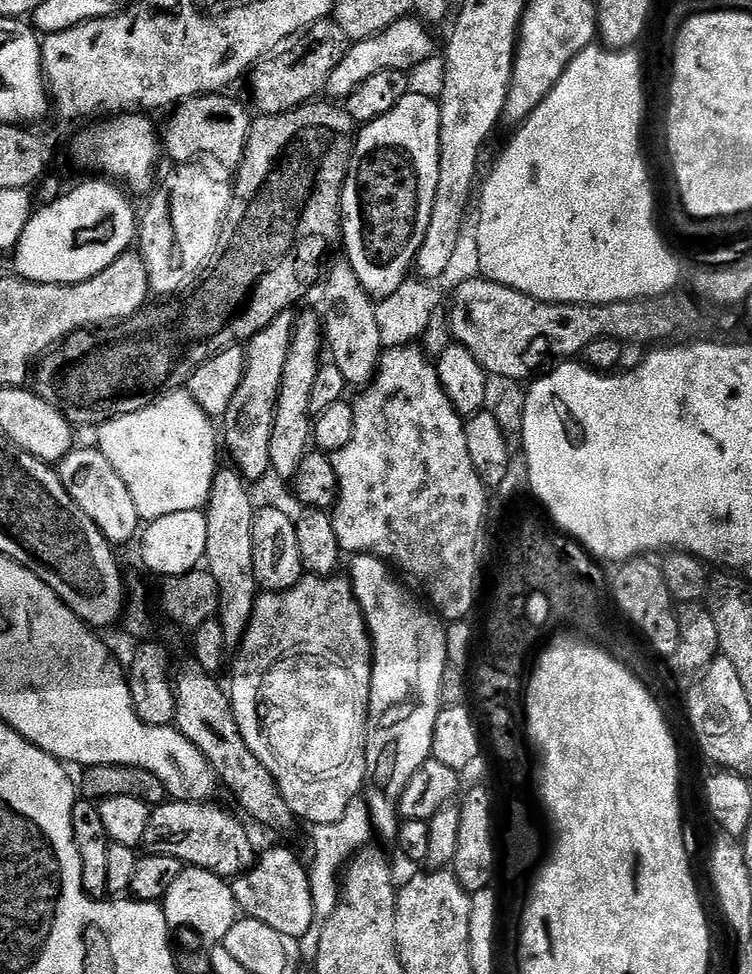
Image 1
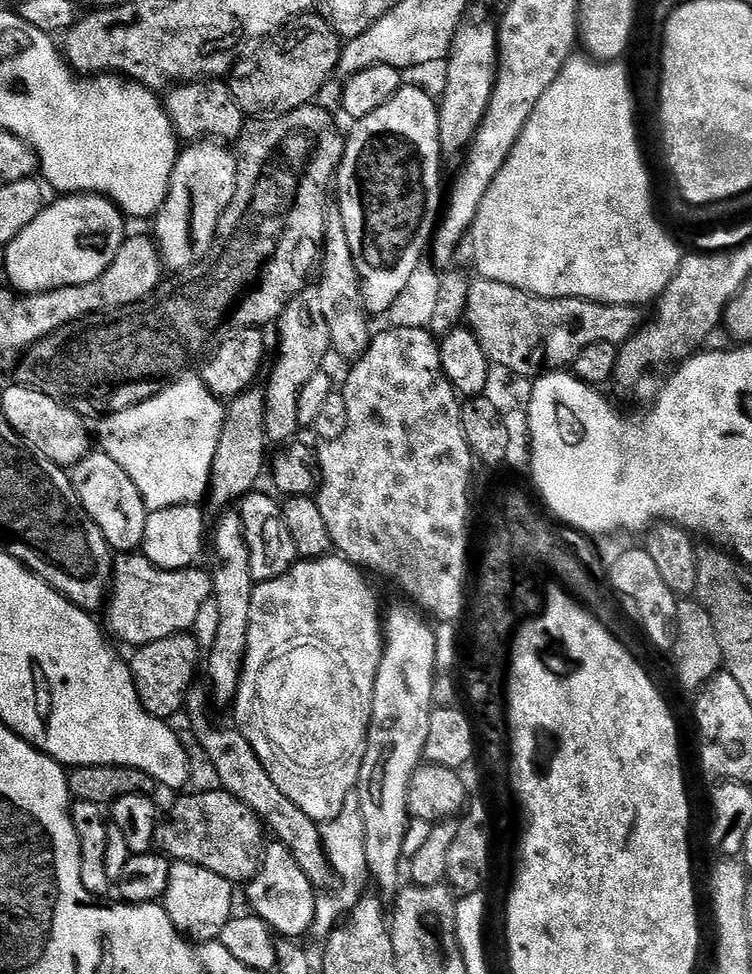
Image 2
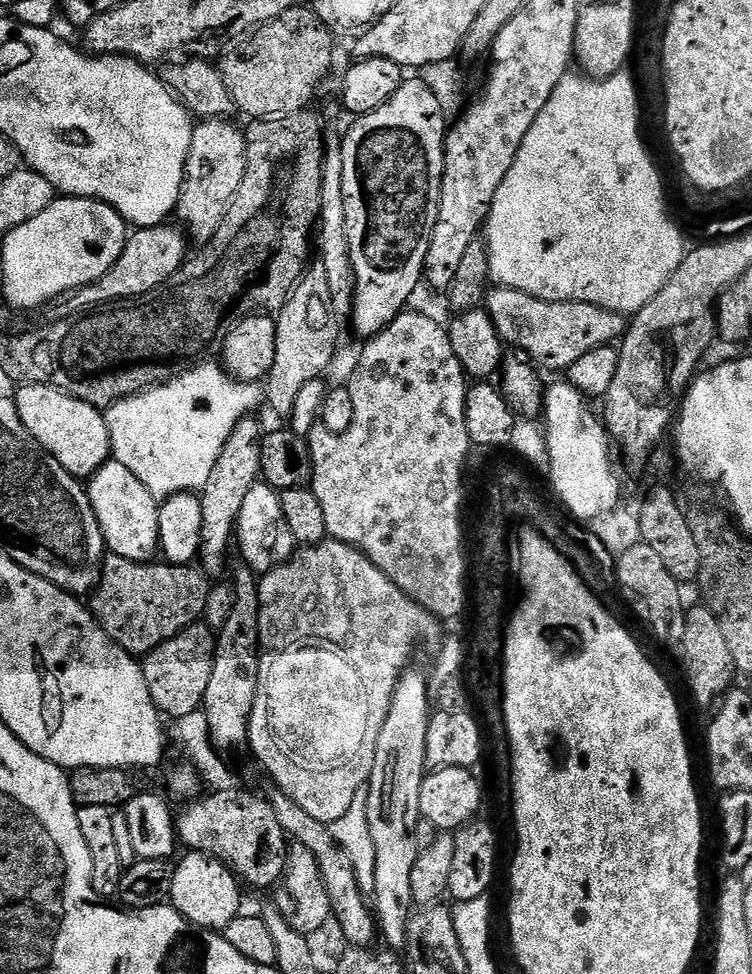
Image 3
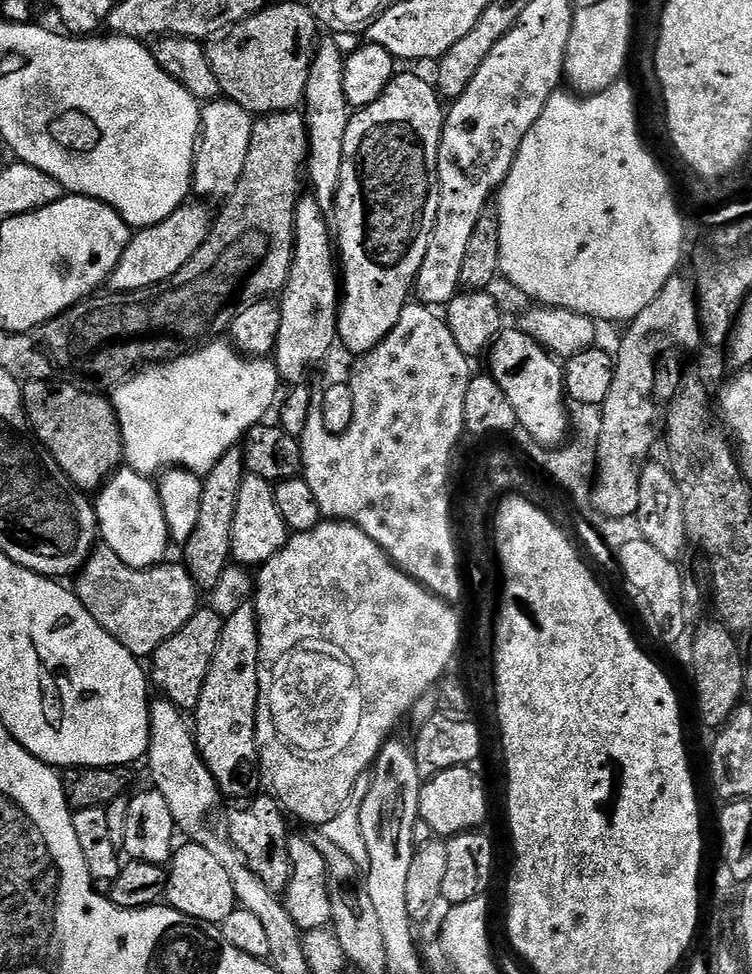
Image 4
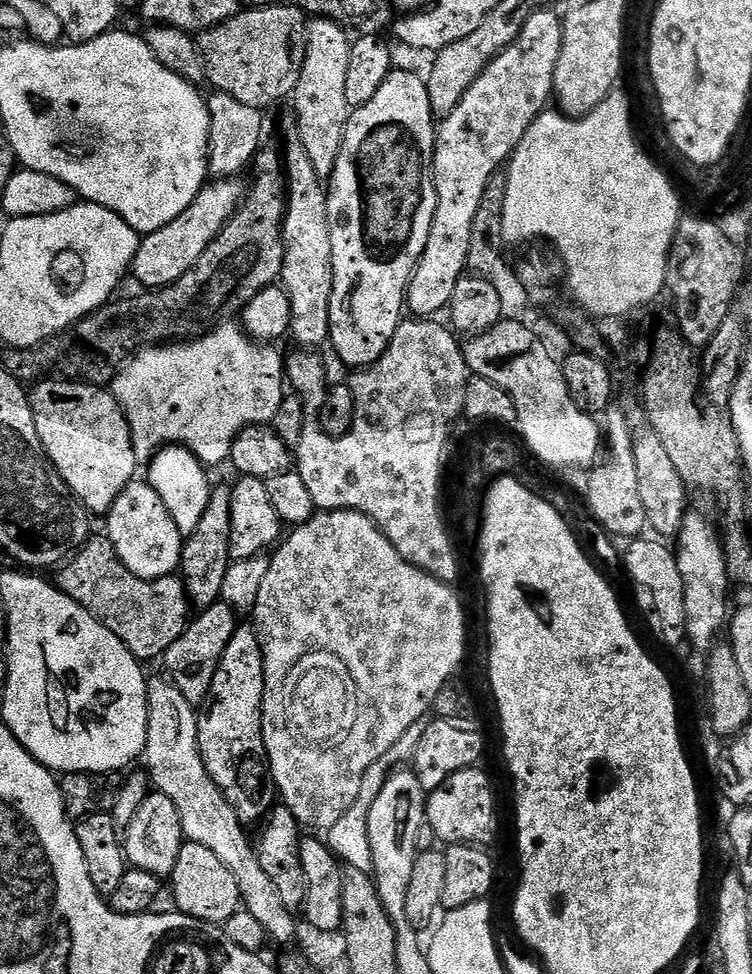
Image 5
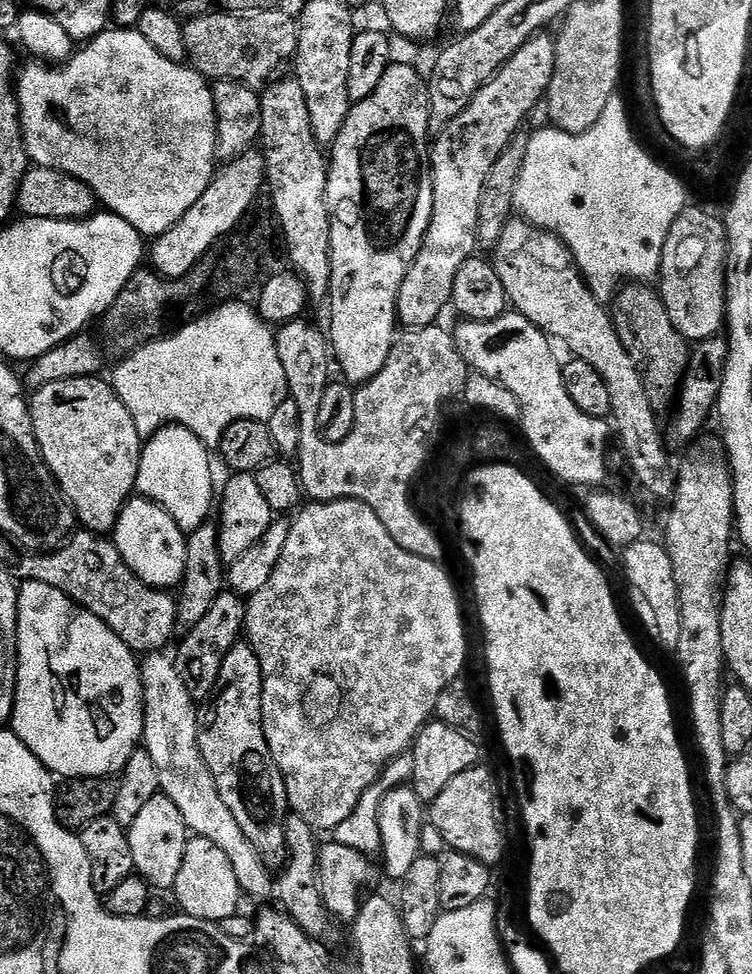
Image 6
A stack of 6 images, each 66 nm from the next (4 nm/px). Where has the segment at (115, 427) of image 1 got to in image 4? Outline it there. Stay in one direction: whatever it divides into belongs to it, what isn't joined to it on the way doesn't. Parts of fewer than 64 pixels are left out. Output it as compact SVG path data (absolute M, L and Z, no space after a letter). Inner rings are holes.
M228 342L205 344L204 347L198 349L197 352L189 352L187 356L179 356L177 360L170 360L163 364L145 366L139 369L135 374L129 376L127 380L116 385L110 392L112 409L116 412L116 421L120 427L120 437L124 443L123 459L126 461L127 467L130 467L138 474L142 474L149 478L155 477L165 470L194 472L197 476L203 478L207 476L210 470L214 470L214 466L224 454L229 452L232 448L237 447L237 445L243 441L244 437L248 435L248 432L254 425L261 423L261 421L267 417L264 415L271 410L272 403L274 403L274 408L281 392L282 381L280 379L280 373L276 371L276 365L271 359L245 358L241 353L236 351L231 343Z

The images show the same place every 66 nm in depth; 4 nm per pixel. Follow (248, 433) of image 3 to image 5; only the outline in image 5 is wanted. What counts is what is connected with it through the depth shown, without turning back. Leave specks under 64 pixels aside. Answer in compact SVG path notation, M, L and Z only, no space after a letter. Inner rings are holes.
M213 487L210 502L206 502L206 511L194 534L184 537L178 575L188 591L191 607L203 610L221 603L222 581L226 578L226 570L232 565L230 554L230 504L232 502L231 487Z

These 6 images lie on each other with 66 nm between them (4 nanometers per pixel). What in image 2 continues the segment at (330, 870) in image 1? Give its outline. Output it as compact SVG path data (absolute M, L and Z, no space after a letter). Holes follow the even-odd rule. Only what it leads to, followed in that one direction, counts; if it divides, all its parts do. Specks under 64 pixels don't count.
M353 794L346 798L346 806L342 810L342 814L338 814L338 818L323 821L320 829L320 843L324 845L324 853L328 856L333 873L337 877L341 876L348 883L348 888L342 889L341 892L336 892L333 896L321 895L316 901L315 931L328 934L337 927L341 917L351 913L354 902L361 899L362 893L365 891L365 889L363 890L364 879L367 881L370 876L368 855L366 854L366 826L359 795Z

